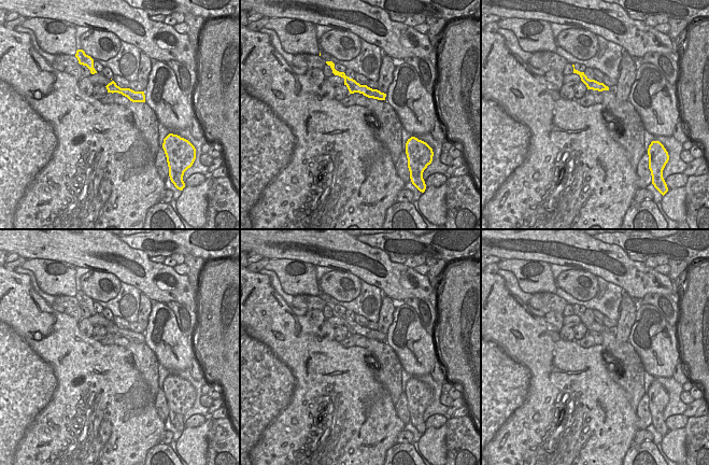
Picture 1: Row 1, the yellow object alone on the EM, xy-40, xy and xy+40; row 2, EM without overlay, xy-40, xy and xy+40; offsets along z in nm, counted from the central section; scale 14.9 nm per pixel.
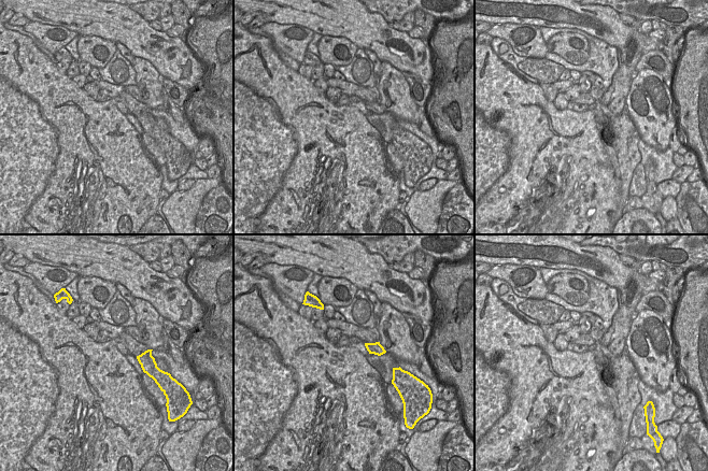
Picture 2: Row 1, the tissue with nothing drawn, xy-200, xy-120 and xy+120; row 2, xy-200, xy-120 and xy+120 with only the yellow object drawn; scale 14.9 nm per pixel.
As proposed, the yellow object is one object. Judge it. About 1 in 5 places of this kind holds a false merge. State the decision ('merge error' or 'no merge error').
no merge error

